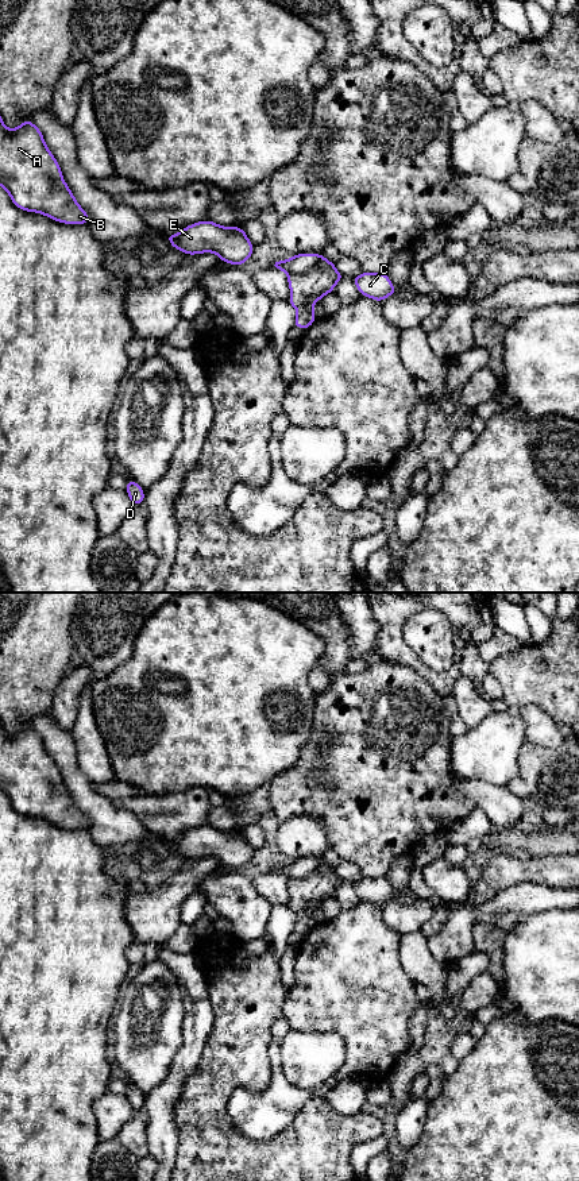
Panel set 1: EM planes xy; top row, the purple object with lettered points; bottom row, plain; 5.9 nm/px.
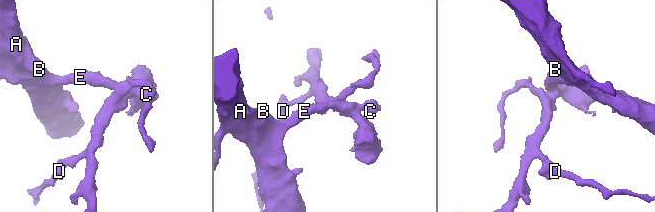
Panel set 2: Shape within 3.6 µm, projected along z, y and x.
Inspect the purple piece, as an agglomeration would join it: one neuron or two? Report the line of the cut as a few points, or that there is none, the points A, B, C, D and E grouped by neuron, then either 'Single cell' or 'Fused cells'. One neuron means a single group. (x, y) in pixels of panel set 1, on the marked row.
Split along xy (323, 257), (321, 262), (308, 271), (288, 276). Groups: A B C E / D. Fused cells

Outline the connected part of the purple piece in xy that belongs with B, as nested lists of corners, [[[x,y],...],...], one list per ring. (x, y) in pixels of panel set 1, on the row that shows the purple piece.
[[[0,116],[0,186],[13,205],[65,224],[89,224],[89,215],[80,207],[62,177],[59,163],[45,143],[42,131],[30,120],[9,130]]]

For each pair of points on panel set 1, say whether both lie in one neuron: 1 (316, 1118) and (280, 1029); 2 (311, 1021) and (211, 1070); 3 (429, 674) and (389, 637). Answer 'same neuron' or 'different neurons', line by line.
1: different neurons
2: different neurons
3: same neuron

